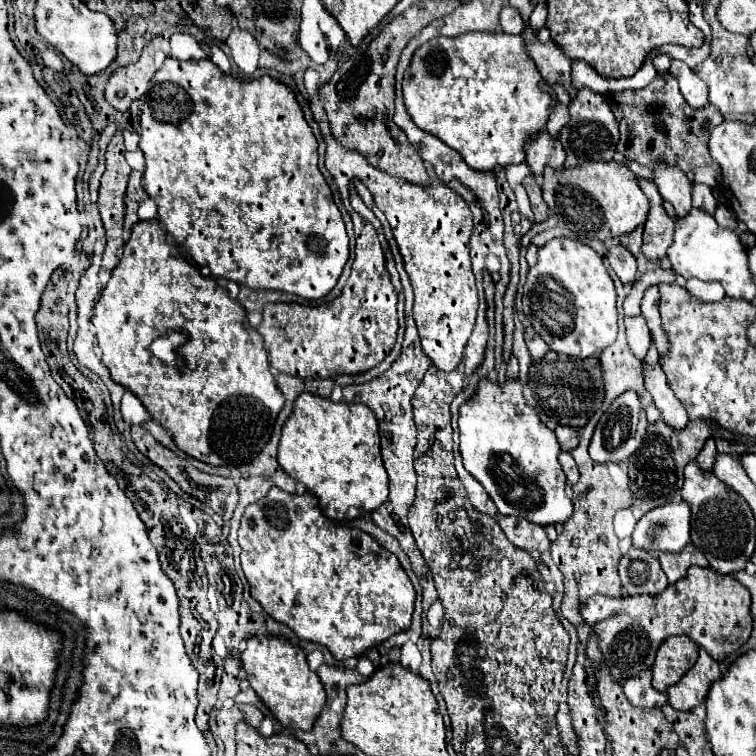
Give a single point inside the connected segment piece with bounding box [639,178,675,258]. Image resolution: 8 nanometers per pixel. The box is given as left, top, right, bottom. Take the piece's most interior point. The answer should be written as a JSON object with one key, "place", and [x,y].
{"place":[659,228]}

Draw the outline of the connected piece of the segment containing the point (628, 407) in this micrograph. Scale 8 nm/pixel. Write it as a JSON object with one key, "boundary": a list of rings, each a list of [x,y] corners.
{"boundary":[[[633,390],[623,392],[621,396],[617,396],[611,406],[607,408],[607,412],[601,416],[591,446],[589,446],[589,454],[595,462],[621,462],[627,460],[631,456],[631,452],[635,452],[635,448],[639,448],[639,444],[643,442],[647,430],[647,420],[645,420],[645,410],[639,402],[639,396]]]}

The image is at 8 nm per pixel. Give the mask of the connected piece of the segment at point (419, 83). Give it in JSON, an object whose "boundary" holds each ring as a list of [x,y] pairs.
{"boundary":[[[469,32],[457,38],[437,36],[421,44],[403,76],[403,100],[411,120],[425,132],[457,150],[475,170],[493,170],[497,166],[525,162],[525,140],[541,132],[553,108],[553,90],[539,76],[535,62],[527,56],[521,36],[505,32],[485,34]]]}

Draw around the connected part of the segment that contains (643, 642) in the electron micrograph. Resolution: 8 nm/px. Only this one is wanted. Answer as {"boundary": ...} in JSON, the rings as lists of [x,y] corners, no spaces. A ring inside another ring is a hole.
{"boundary":[[[691,566],[687,576],[669,584],[657,596],[625,596],[609,598],[595,594],[579,606],[581,618],[599,636],[599,650],[615,682],[629,680],[653,666],[659,646],[669,638],[683,634],[707,650],[707,654],[721,662],[739,650],[751,636],[751,596],[743,584],[731,574],[723,576],[711,568]]]}

